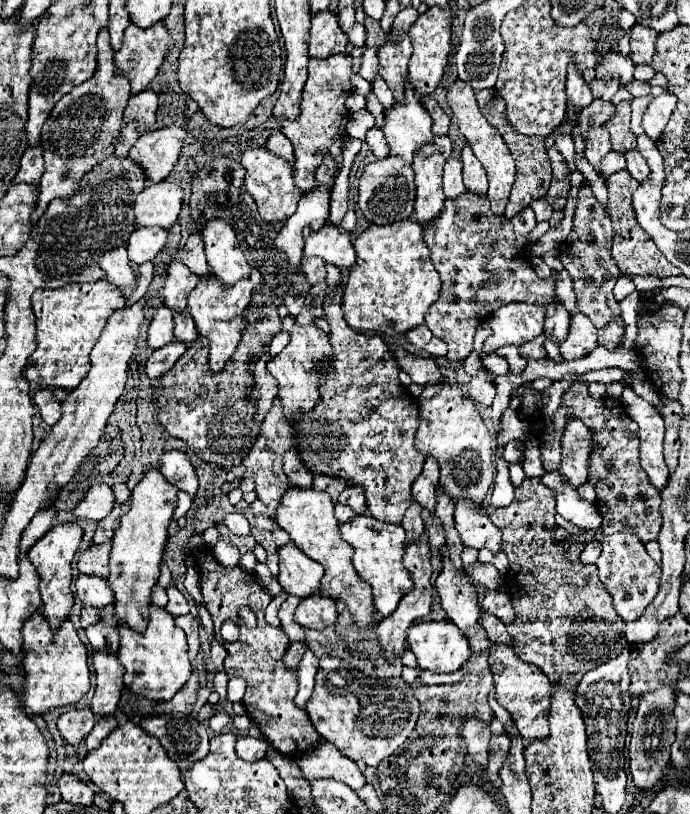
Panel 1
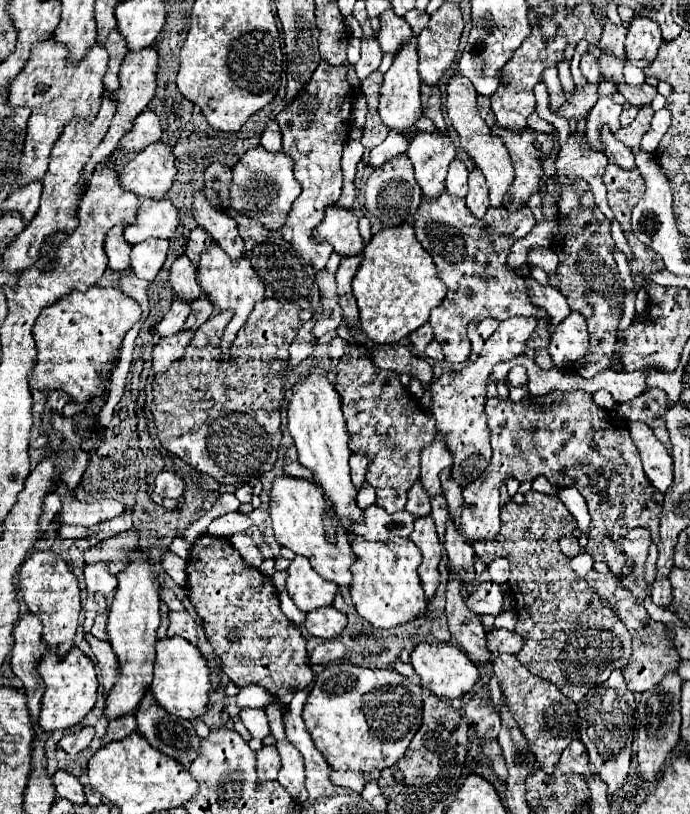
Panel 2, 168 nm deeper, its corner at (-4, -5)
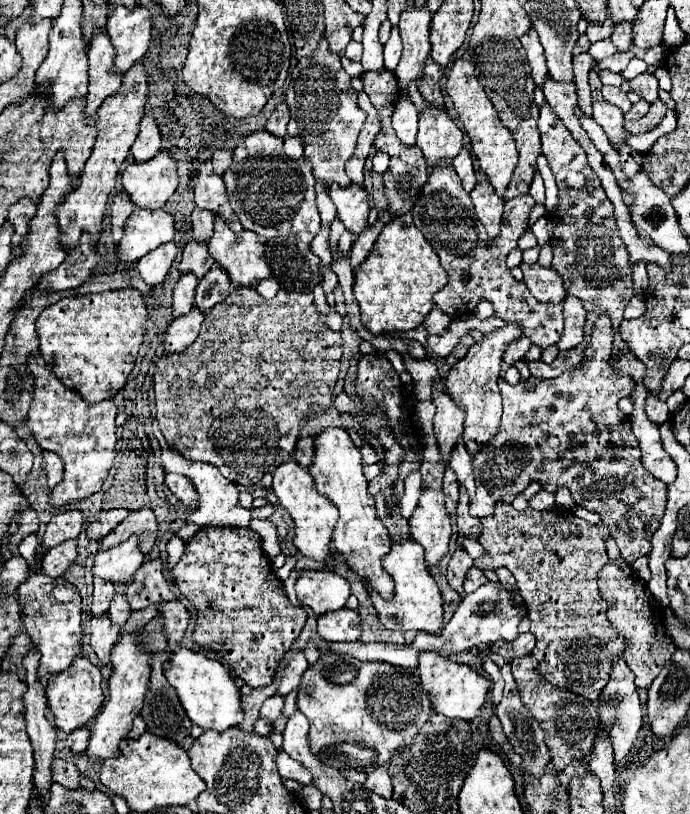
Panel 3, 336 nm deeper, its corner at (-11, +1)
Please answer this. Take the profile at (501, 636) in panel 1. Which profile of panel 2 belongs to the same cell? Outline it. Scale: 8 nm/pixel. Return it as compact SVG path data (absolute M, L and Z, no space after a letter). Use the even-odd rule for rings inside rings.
M491 628L487 630L487 648L491 650L493 656L497 654L517 654L523 646L523 638L511 630L505 630L505 628Z

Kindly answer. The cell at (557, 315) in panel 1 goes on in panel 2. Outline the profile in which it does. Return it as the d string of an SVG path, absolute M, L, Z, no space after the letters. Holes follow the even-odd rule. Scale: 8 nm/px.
M527 278L527 282L529 282L529 298L531 298L531 302L545 308L547 314L551 316L551 324L559 326L571 314L565 296L559 290L555 290L553 286L537 284L533 278Z

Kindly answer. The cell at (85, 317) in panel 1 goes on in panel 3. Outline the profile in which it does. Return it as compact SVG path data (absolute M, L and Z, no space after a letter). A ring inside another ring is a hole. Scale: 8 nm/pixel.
M134 288L62 298L36 320L40 352L66 388L78 392L86 404L108 400L126 386L144 340L146 316L144 298Z

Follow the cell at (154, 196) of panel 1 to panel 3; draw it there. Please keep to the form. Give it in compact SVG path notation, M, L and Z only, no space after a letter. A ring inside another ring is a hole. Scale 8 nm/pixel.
M134 210L124 226L124 236L116 246L120 264L134 264L154 248L174 238L174 218L166 210Z

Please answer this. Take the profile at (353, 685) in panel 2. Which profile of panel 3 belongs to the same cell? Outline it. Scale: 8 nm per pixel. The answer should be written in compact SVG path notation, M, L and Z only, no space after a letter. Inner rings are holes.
M322 654L300 680L298 710L310 720L310 752L322 762L338 770L366 770L368 766L382 766L404 746L412 742L418 730L430 718L428 694L412 670L392 666L388 662L360 662L348 654Z

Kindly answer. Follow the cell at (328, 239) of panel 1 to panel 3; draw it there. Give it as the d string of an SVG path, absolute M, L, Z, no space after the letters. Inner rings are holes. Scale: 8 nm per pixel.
M330 184L328 188L328 196L332 198L336 210L338 210L338 218L346 224L346 228L352 234L360 234L364 230L366 218L368 218L368 194L364 190L364 186L360 184L350 184L346 188L338 186L338 184Z

